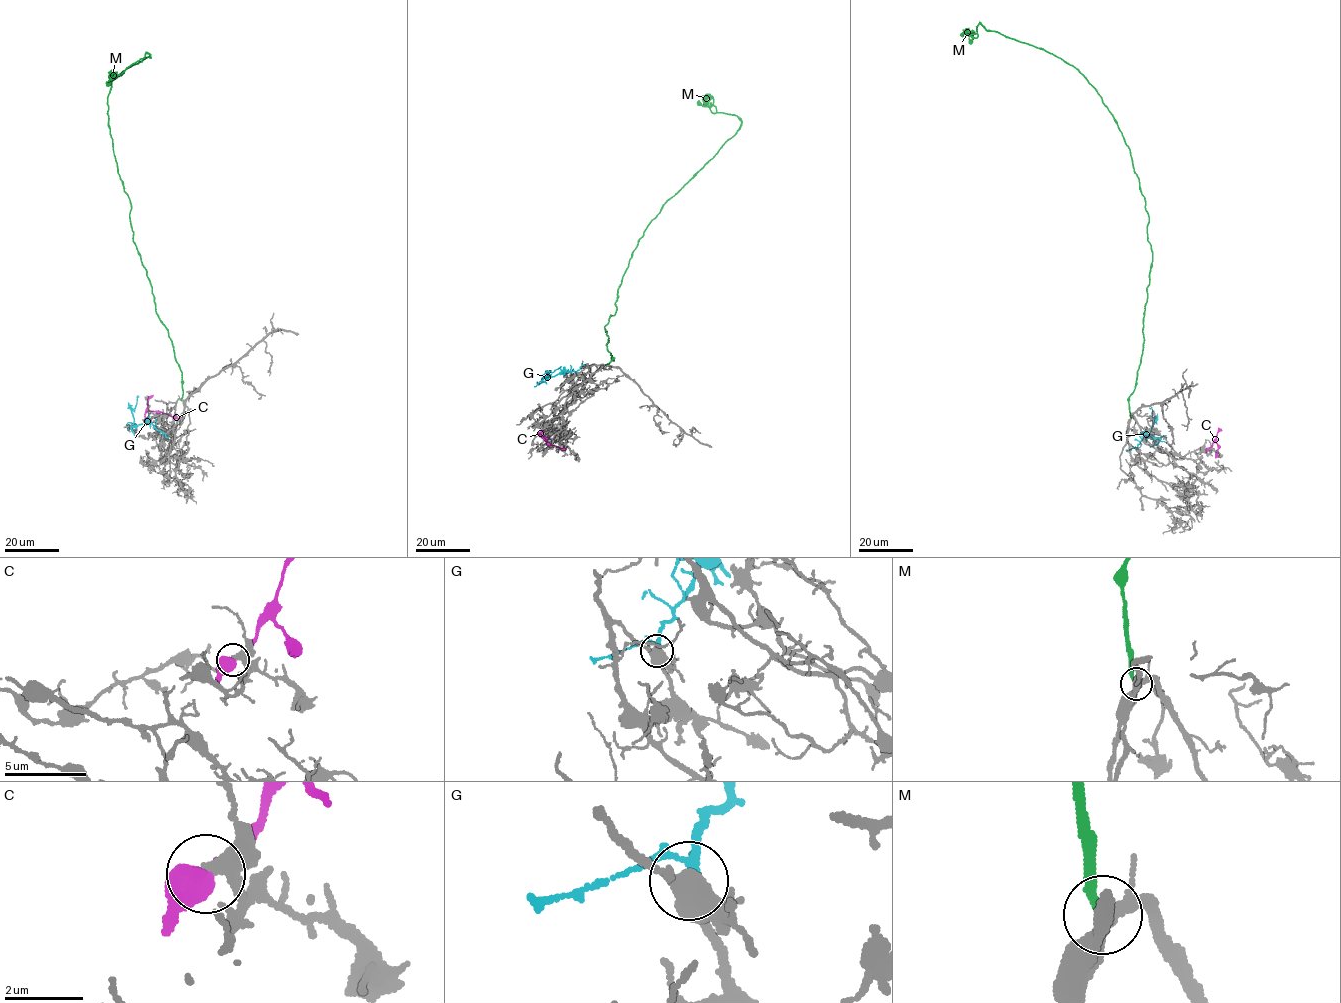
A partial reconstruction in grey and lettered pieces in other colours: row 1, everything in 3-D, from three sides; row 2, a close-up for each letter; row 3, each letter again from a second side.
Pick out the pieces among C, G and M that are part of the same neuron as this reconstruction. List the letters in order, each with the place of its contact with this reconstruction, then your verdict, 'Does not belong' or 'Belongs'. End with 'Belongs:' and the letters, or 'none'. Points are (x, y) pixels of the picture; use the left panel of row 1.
C: Touches grey at (148, 419). Does not belong
G: Touches grey at (163, 434). Belongs
M: Touches grey at (181, 399). Does not belong
Belongs: G

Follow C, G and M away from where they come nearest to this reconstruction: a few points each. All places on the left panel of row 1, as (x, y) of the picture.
C: (148, 419), (145, 413), (153, 411), (178, 418)
G: (163, 434), (146, 421), (133, 425), (131, 431), (132, 410), (139, 396)
M: (181, 399), (181, 370), (134, 242), (130, 203), (108, 121), (111, 83), (150, 55), (146, 53), (108, 81)

